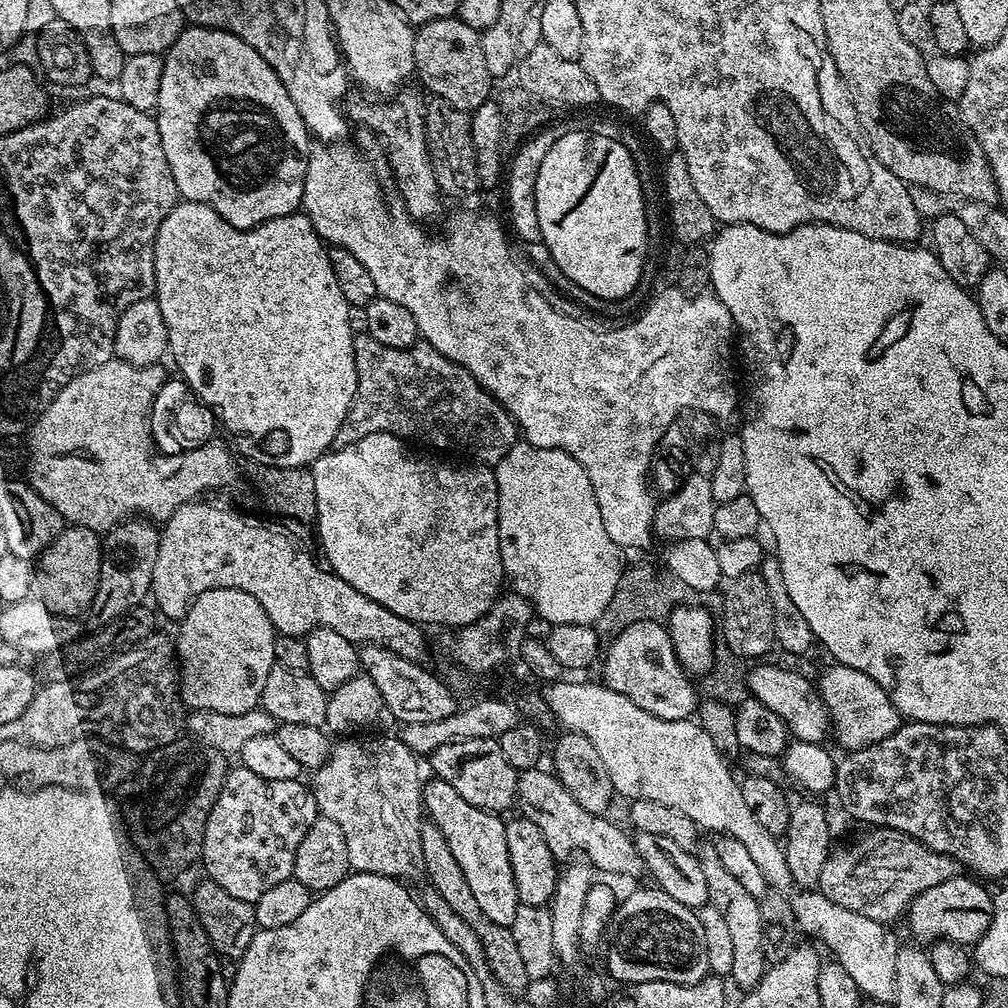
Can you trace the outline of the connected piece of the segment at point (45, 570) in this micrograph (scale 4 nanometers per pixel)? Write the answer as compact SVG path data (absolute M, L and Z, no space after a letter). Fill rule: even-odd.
M65 527L56 541L38 558L35 565L35 595L50 611L59 616L76 618L87 613L92 607L92 599L98 586L101 559L102 540L97 533L88 528Z

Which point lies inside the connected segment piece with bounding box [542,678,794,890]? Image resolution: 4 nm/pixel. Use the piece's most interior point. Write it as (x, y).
(675, 762)

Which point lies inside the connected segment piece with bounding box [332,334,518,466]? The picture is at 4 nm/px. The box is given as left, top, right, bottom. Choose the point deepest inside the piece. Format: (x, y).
(415, 393)

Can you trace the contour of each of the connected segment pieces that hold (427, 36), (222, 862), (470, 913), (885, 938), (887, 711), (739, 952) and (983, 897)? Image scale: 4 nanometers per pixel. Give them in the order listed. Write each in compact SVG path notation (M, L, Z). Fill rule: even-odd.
M447 16L419 25L415 33L414 72L417 77L420 75L421 82L432 91L435 99L450 102L450 106L469 114L490 99L494 78L490 70L486 70L486 57L482 55L477 29L466 26L466 22L456 16Z
M233 767L206 822L200 854L207 879L218 882L234 898L255 902L266 890L292 876L298 846L317 817L316 799L303 779L258 778L254 770Z
M424 822L421 823L420 833L422 834L424 875L427 883L434 890L438 890L438 894L442 894L442 898L446 898L446 903L453 908L454 914L458 914L462 918L462 922L466 922L466 926L470 926L474 930L474 934L478 936L478 942L482 942L482 950L486 950L486 962L490 966L494 978L498 978L498 982L502 982L502 986L507 992L523 993L520 991L526 986L529 987L530 981L518 946L514 942L511 928L498 926L498 922L490 922L490 918L486 918L486 913L482 911L482 906L478 906L474 893L470 891L470 886L466 883L466 874L462 874L462 866L458 866L458 861L455 860L442 830L438 830L436 824Z
M800 890L796 893L798 893L797 896L793 895L790 900L795 927L801 933L804 931L808 936L817 936L836 955L833 956L835 963L840 964L842 970L846 970L846 974L850 974L850 978L854 978L854 986L858 986L860 993L867 999L877 1000L885 1006L891 1005L896 993L894 990L894 958L901 947L896 941L895 934L891 932L893 929L882 922L874 922L874 918L866 918L864 912L855 912L830 898L826 898L819 890Z
M829 663L829 668L818 680L818 691L824 699L824 707L828 709L830 732L838 743L848 752L857 752L871 744L882 742L882 738L890 738L900 729L902 717L888 691L870 678L862 670L854 670L845 664Z
M704 842L699 845L698 857L702 871L706 876L706 889L709 890L709 904L722 910L722 918L726 918L726 927L730 930L731 942L734 946L734 966L730 977L740 990L750 990L764 977L766 961L763 952L763 926L759 914L760 901L755 900L736 879L722 867L718 858L715 843Z
M958 874L938 886L930 886L930 890L922 890L922 894L914 898L906 913L908 928L916 939L913 941L928 946L933 940L953 940L965 946L975 946L982 934L986 934L992 921L994 896L983 886L979 879L971 875Z

